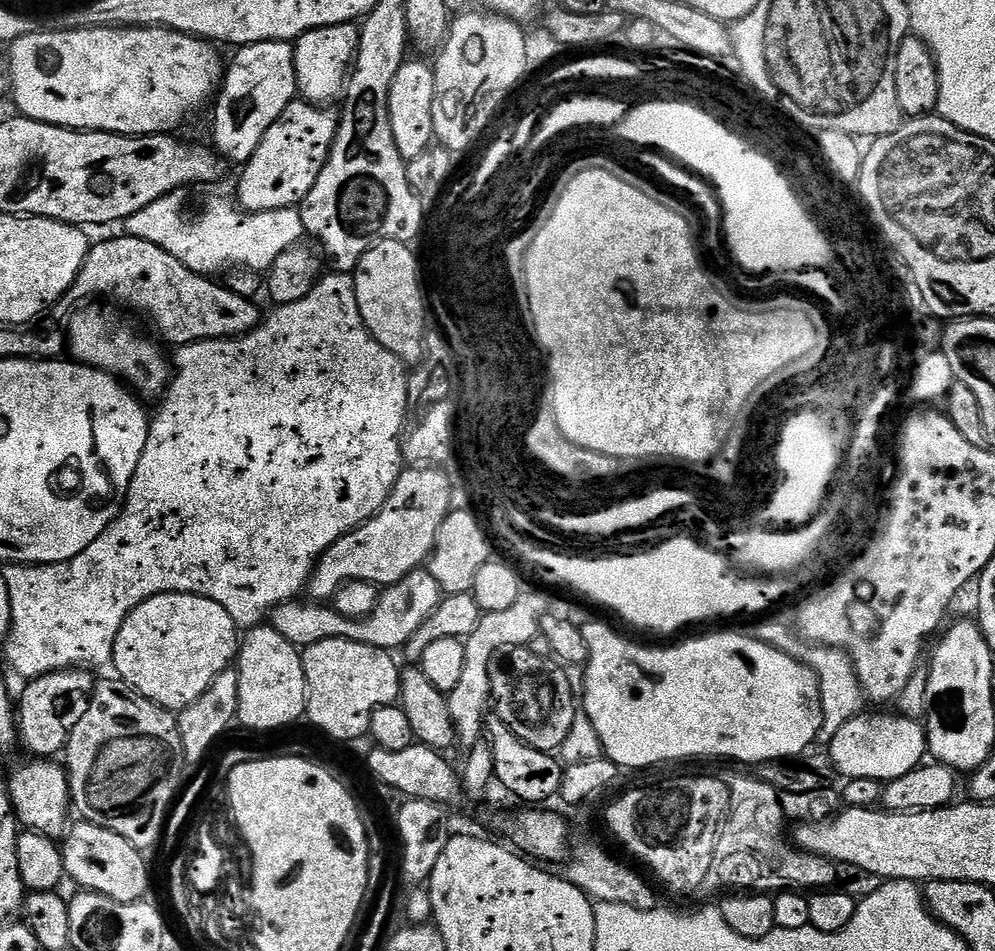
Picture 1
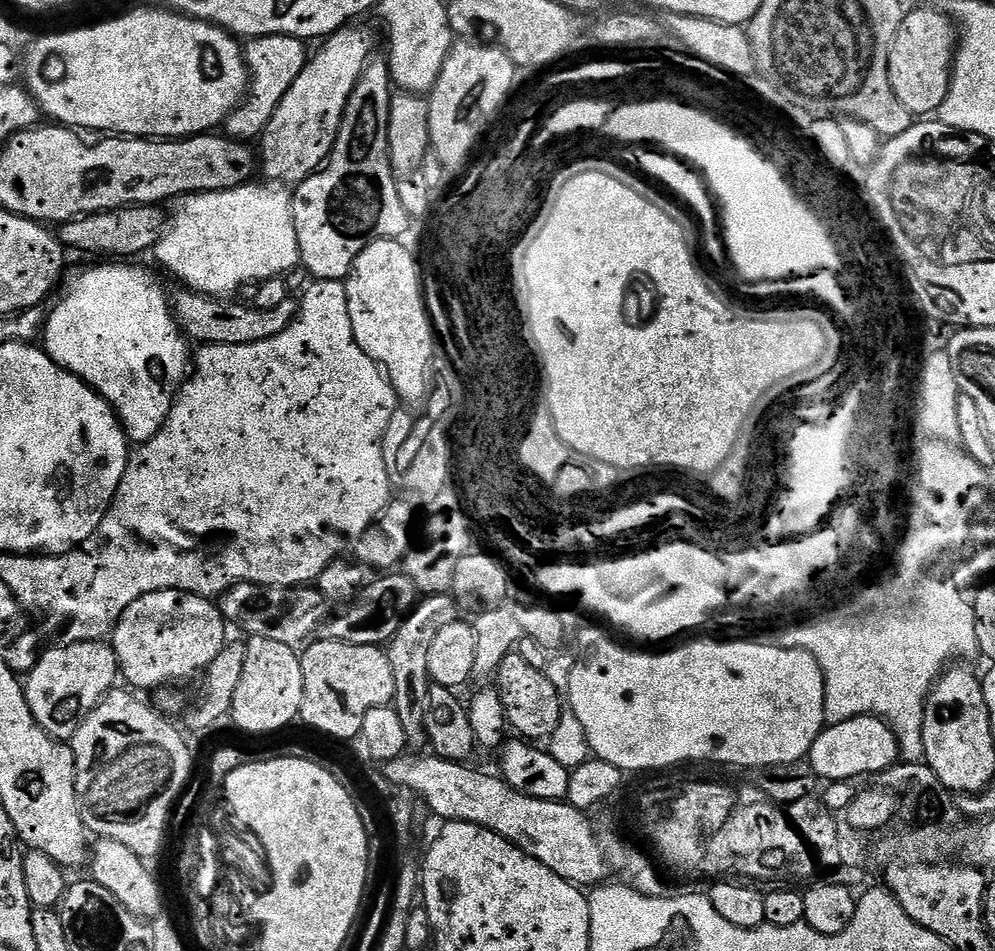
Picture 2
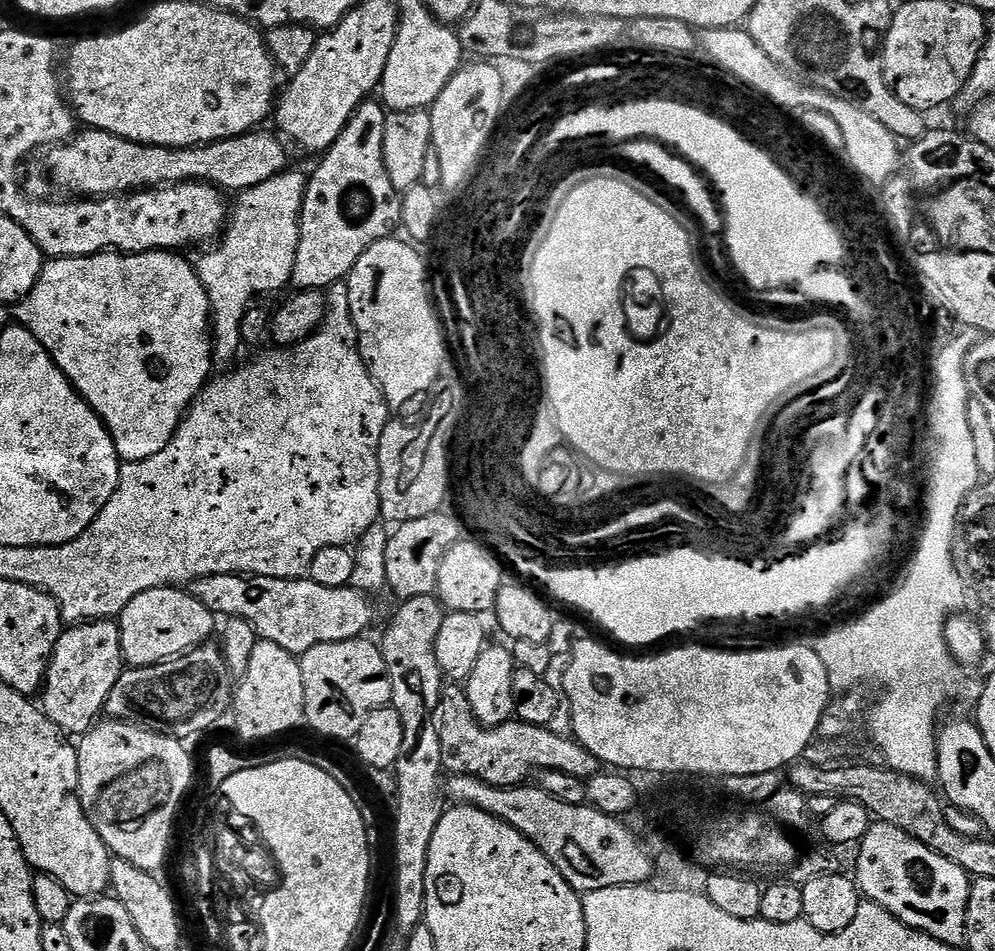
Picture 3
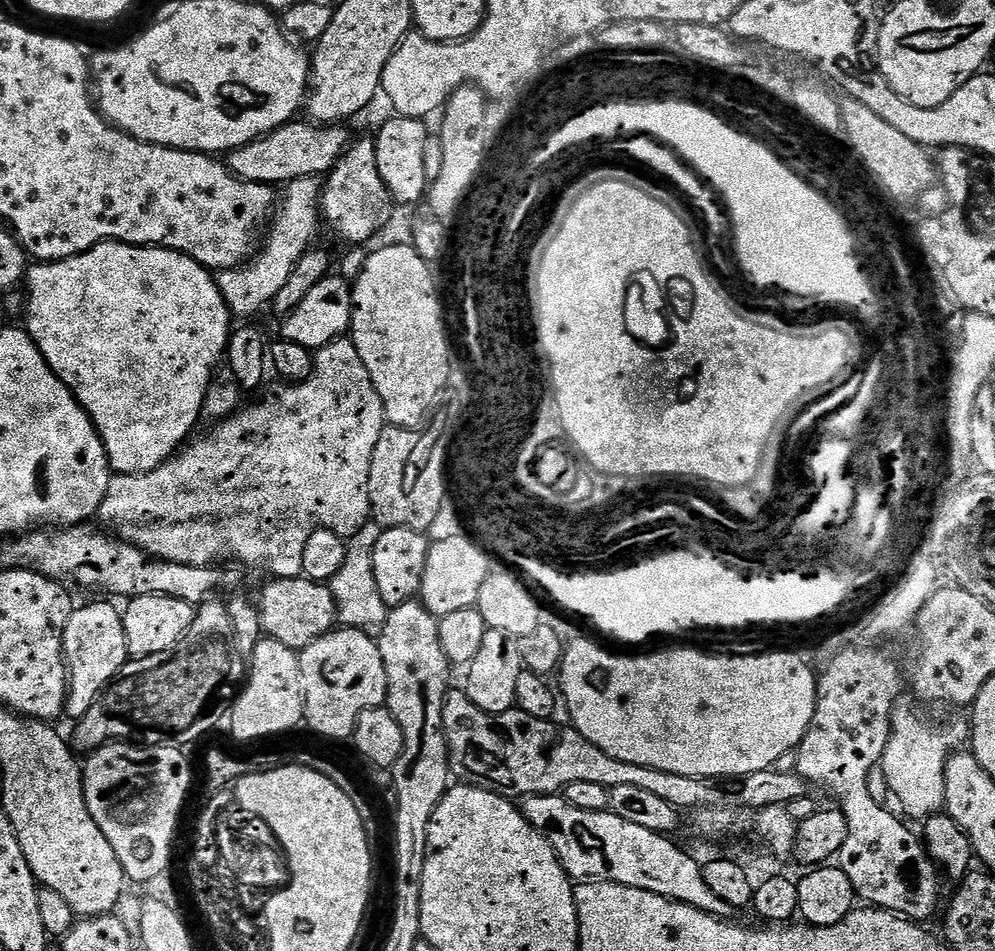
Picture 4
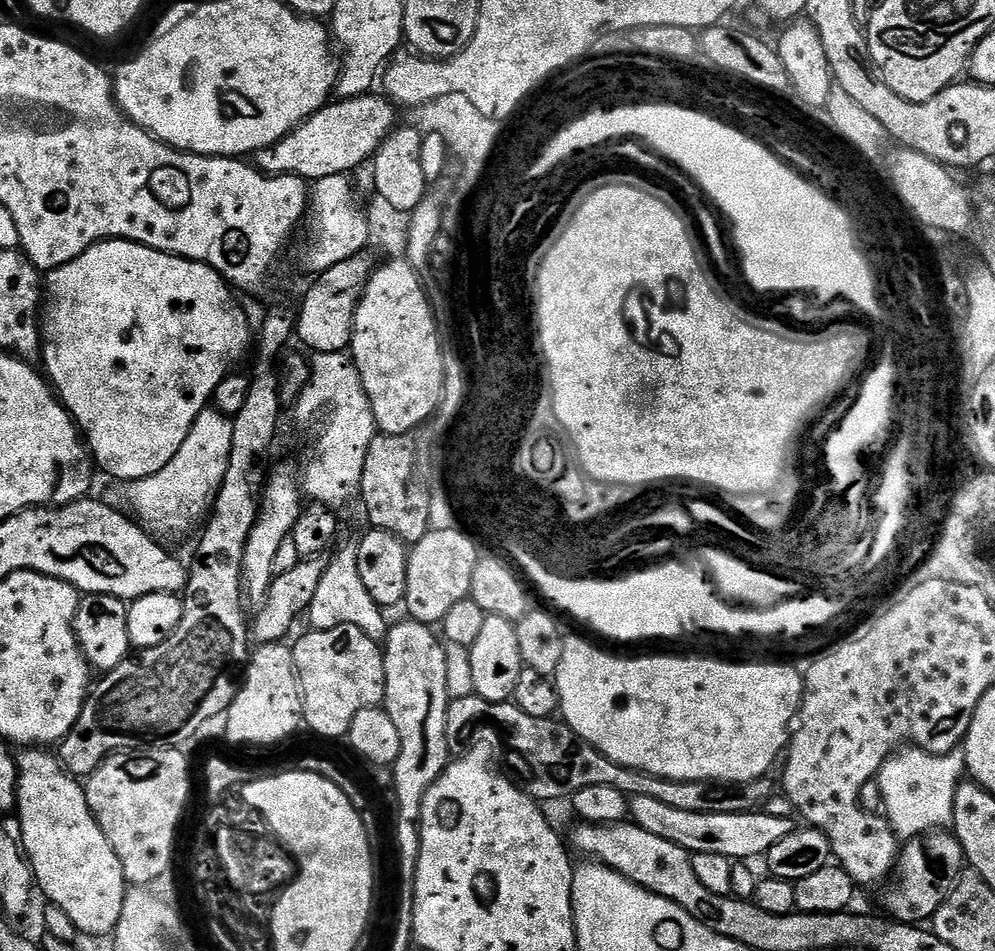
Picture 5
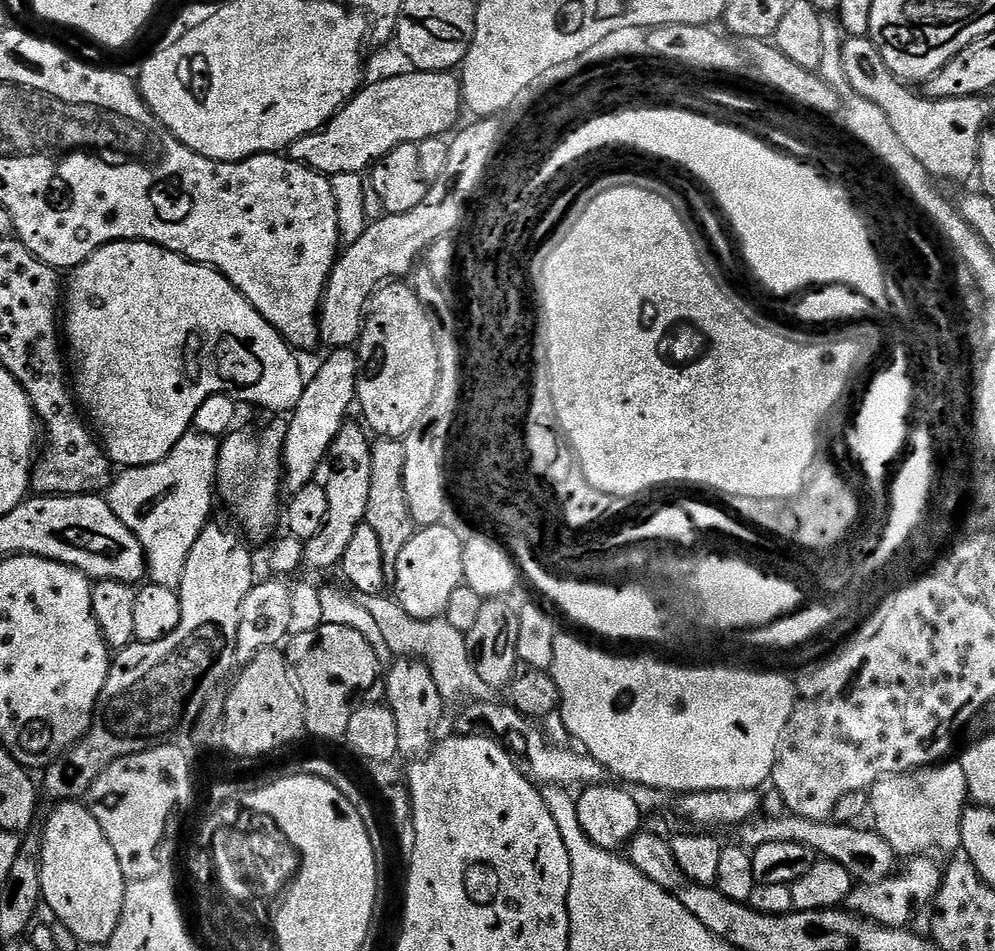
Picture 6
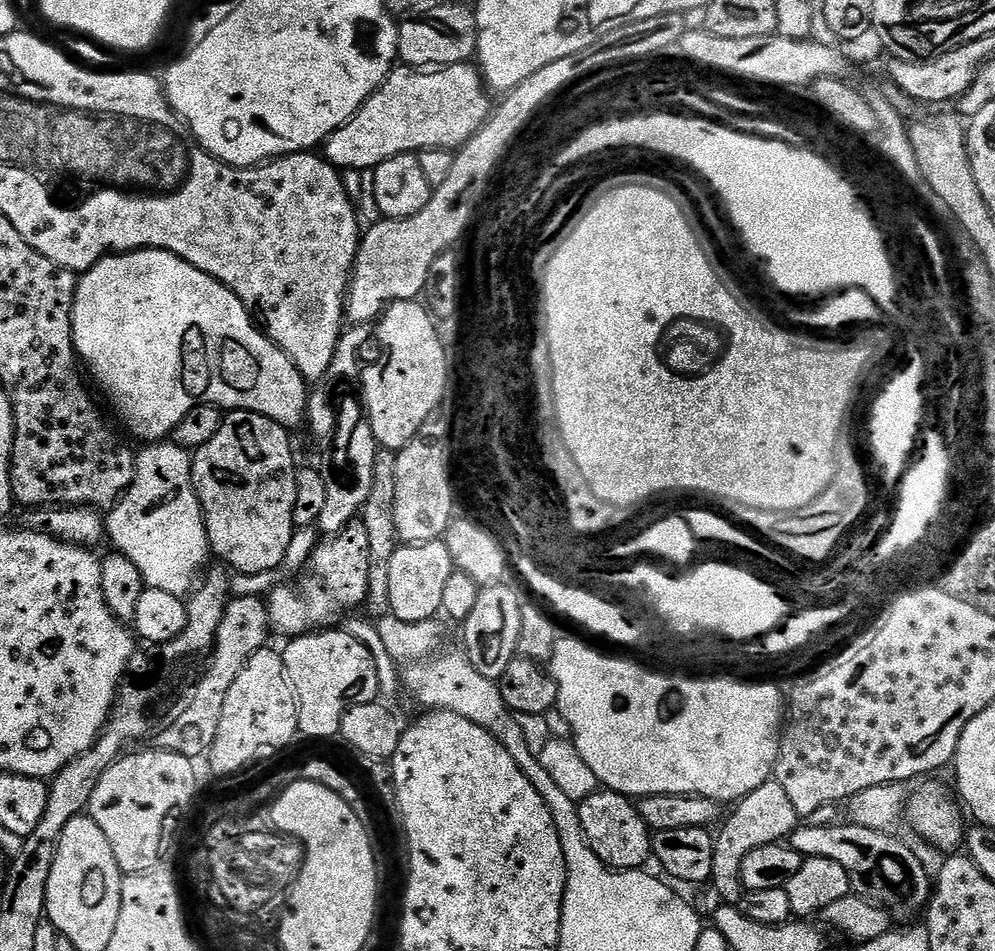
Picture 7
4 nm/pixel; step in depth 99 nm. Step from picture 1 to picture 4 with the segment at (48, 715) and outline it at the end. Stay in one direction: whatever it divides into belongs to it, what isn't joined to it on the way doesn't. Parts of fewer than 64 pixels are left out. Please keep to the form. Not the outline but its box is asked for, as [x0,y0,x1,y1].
[64,604,129,721]

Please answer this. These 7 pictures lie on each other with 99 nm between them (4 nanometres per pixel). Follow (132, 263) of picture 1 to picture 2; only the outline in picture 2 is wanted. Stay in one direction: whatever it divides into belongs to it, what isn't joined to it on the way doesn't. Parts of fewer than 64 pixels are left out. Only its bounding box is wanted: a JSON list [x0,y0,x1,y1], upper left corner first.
[174,290,298,345]

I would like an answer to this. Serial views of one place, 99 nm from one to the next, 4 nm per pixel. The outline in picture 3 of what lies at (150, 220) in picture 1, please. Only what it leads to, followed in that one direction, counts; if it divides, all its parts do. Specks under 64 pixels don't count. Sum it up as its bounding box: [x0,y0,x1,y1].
[194,170,306,370]

